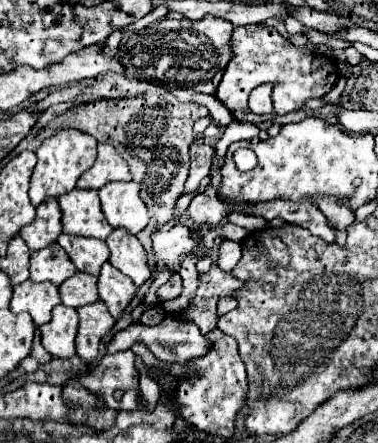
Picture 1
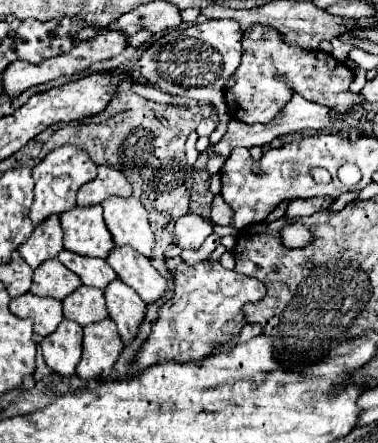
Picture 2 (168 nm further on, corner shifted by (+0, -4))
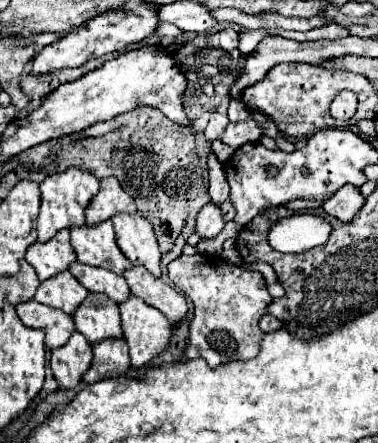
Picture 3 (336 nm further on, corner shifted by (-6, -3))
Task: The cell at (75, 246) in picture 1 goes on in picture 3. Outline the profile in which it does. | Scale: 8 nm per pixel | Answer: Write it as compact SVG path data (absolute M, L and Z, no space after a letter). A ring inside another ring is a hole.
M73 262L69 266L69 272L89 292L103 292L113 302L121 302L129 292L129 286L127 286L125 278L121 274L111 272L111 270L105 270L105 268L99 268L99 266L87 266L87 264L81 264L81 262Z

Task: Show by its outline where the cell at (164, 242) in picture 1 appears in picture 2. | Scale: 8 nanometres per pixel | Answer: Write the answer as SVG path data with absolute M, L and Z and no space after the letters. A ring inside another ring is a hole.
M183 215L175 225L177 245L181 249L199 249L201 243L213 233L213 223L201 215Z

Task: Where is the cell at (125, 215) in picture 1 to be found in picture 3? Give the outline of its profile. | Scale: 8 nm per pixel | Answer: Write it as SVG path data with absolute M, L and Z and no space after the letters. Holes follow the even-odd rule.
M139 212L115 214L111 222L115 226L117 246L131 264L143 264L151 274L161 276L161 252L151 222Z

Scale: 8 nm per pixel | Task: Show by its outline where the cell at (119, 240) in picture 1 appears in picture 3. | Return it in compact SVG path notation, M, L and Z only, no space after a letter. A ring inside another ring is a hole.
M131 266L129 270L125 270L123 276L131 288L131 294L143 298L143 302L167 314L171 324L177 324L185 316L187 312L185 296L177 288L153 276L149 270L143 270L143 266Z

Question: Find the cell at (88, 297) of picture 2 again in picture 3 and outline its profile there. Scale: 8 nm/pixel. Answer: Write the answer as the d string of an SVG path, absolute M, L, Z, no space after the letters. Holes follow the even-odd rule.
M89 292L87 298L73 312L75 328L91 342L99 342L105 338L121 336L121 320L119 308L105 294Z

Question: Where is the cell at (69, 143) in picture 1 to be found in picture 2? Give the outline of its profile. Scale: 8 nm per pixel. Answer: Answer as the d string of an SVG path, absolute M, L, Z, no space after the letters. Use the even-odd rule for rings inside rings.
M63 145L55 151L51 151L35 169L33 169L33 179L35 179L35 201L31 205L31 221L37 227L43 223L49 215L61 215L69 209L75 207L75 197L81 185L89 183L97 175L97 165L85 155L85 151L73 147L73 145Z

